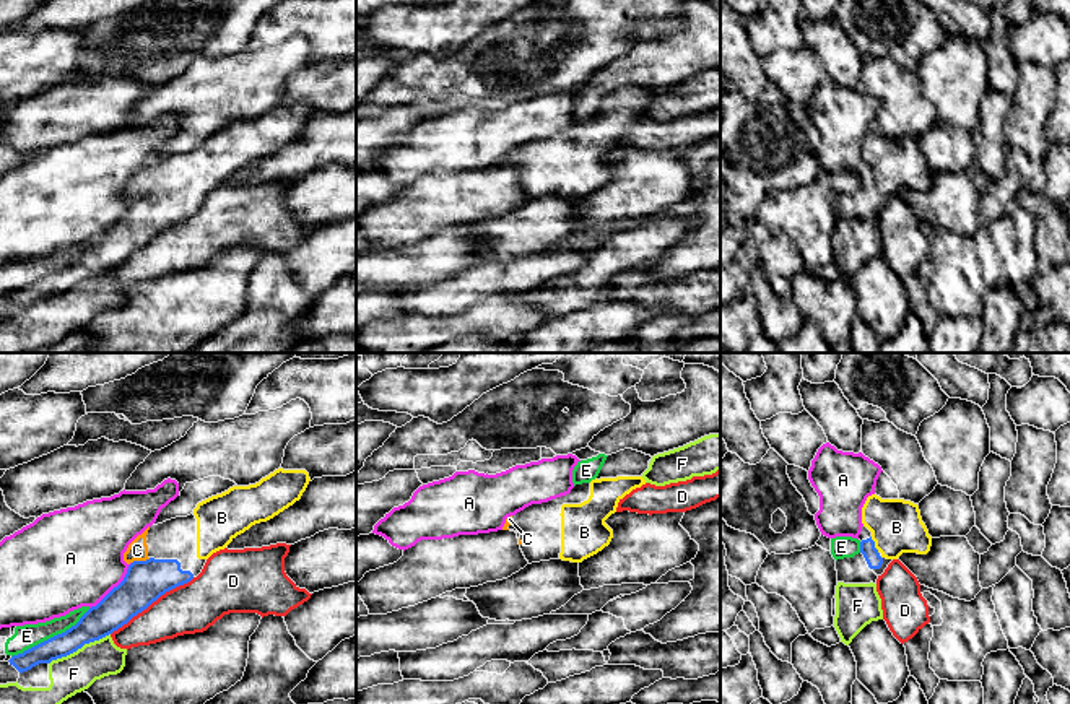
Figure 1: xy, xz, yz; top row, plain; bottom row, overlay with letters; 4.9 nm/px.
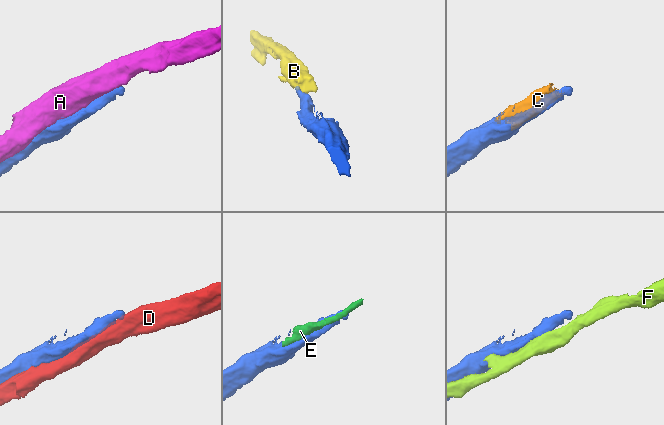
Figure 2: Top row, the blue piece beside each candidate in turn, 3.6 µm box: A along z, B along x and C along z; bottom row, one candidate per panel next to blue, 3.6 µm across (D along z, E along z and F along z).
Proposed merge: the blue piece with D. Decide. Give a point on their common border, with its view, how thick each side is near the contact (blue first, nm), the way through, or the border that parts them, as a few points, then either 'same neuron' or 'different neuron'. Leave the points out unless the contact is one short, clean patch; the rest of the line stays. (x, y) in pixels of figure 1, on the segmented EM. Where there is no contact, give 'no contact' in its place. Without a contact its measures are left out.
contact xy (152, 602); calibres 200 and 240 nm; different neuron

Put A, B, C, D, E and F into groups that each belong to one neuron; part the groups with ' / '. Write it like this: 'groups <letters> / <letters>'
groups A / B C / D / E / F

